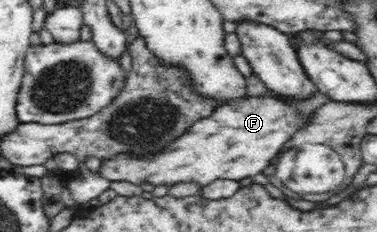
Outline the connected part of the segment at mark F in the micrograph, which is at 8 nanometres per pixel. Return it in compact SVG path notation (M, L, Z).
M242 96L230 100L215 109L210 117L198 121L188 135L180 137L168 153L160 153L156 161L120 161L104 163L102 175L110 181L150 181L158 183L178 183L178 181L198 181L208 185L216 179L244 179L262 173L286 148L286 143L312 123L311 115L302 115L294 104L296 100L278 97Z

